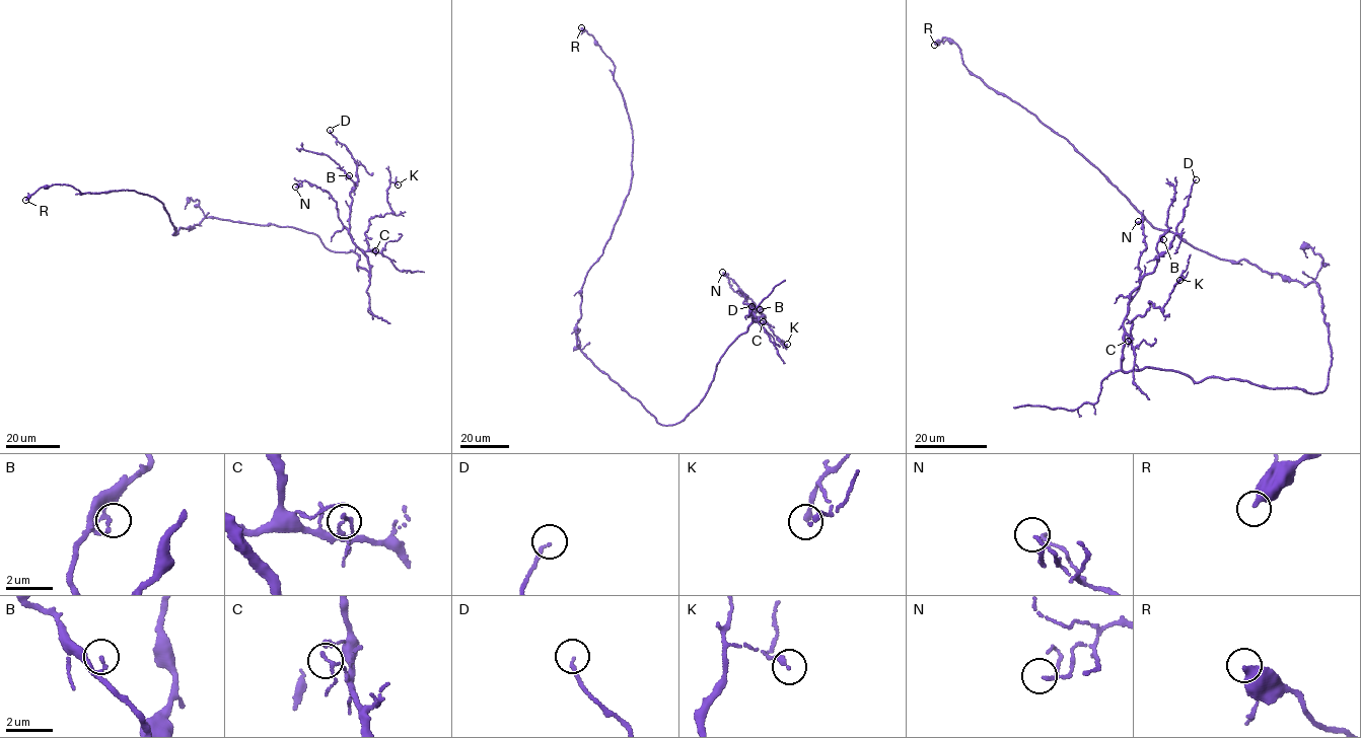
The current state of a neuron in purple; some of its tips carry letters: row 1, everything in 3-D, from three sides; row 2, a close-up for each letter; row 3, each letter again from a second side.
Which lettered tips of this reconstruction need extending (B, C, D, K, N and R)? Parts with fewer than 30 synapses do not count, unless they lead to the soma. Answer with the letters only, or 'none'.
none

